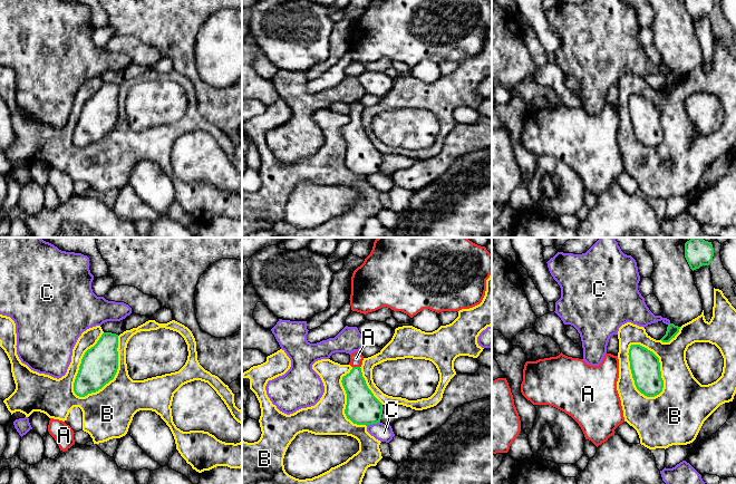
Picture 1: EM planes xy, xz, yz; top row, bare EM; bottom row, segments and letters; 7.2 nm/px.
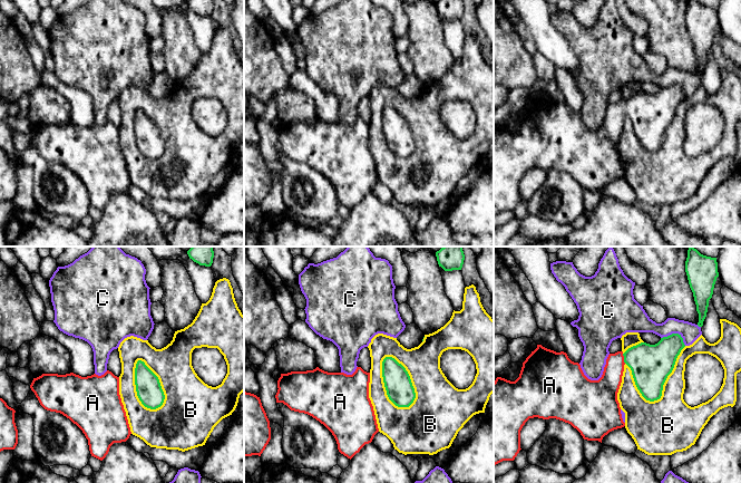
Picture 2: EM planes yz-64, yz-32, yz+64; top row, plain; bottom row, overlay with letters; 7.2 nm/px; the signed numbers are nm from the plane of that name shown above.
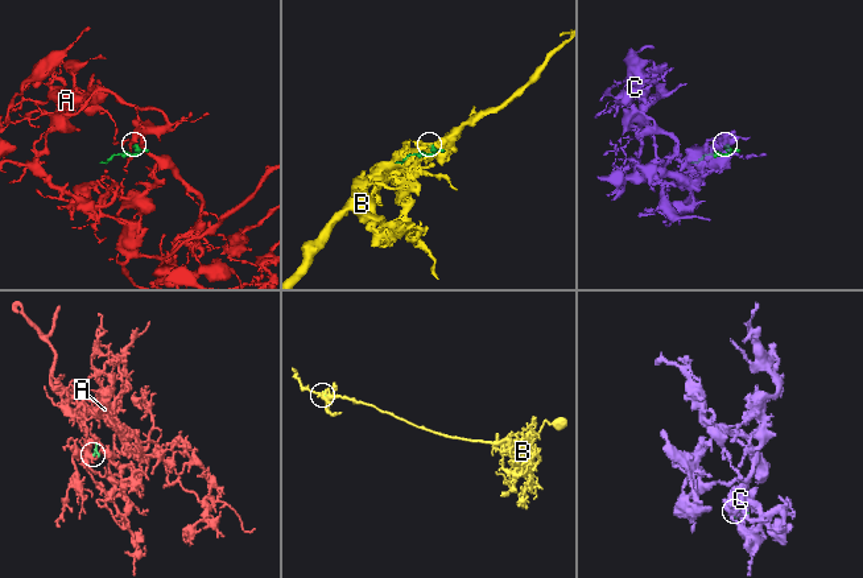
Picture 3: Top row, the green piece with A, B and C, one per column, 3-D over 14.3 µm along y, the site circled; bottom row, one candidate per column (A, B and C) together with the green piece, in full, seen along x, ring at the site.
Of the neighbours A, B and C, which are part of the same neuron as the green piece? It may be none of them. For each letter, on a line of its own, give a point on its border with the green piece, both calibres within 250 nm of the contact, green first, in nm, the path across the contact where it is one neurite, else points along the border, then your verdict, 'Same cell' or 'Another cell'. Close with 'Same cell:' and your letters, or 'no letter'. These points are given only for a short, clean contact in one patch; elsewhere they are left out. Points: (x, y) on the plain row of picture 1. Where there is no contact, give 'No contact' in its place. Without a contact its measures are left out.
A: Touches green at xz (356, 117). Thickness 200 nm (green) against 100 nm. Same cell
B: Touches green at xy (115, 124). Thickness 260 nm (green) against 320 nm. Another cell
C: Touches green at xz (373, 173). Thickness 240 nm (green) against 130 nm. Another cell
Same cell: A

